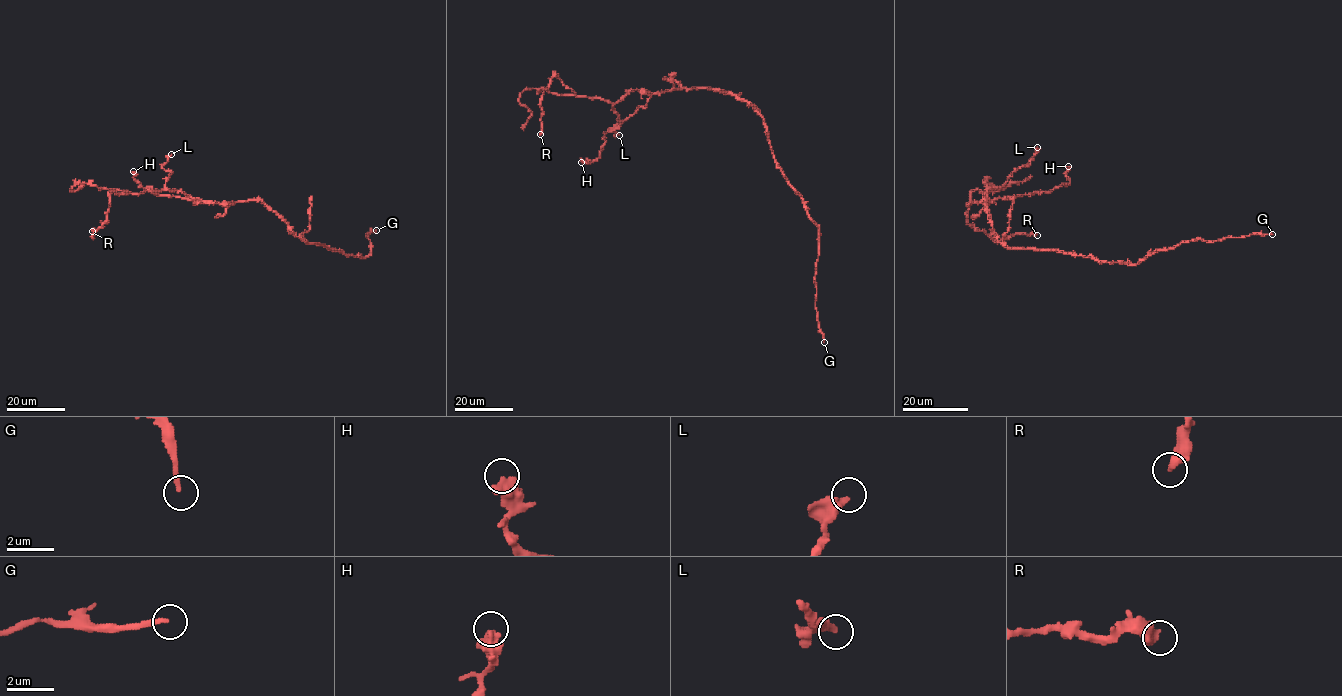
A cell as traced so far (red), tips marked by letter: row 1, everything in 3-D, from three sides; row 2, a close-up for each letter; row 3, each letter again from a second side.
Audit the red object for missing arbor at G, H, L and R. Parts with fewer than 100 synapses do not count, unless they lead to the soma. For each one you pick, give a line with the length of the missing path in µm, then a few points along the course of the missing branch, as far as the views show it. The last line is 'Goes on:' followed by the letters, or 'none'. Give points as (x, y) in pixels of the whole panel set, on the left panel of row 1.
G: about 180 µm are missing; missing branch runs (376, 230), (378, 210), (362, 177), (364, 117), (323, 32), (327, 19), (317, 9), (294, 13)
Goes on: G

